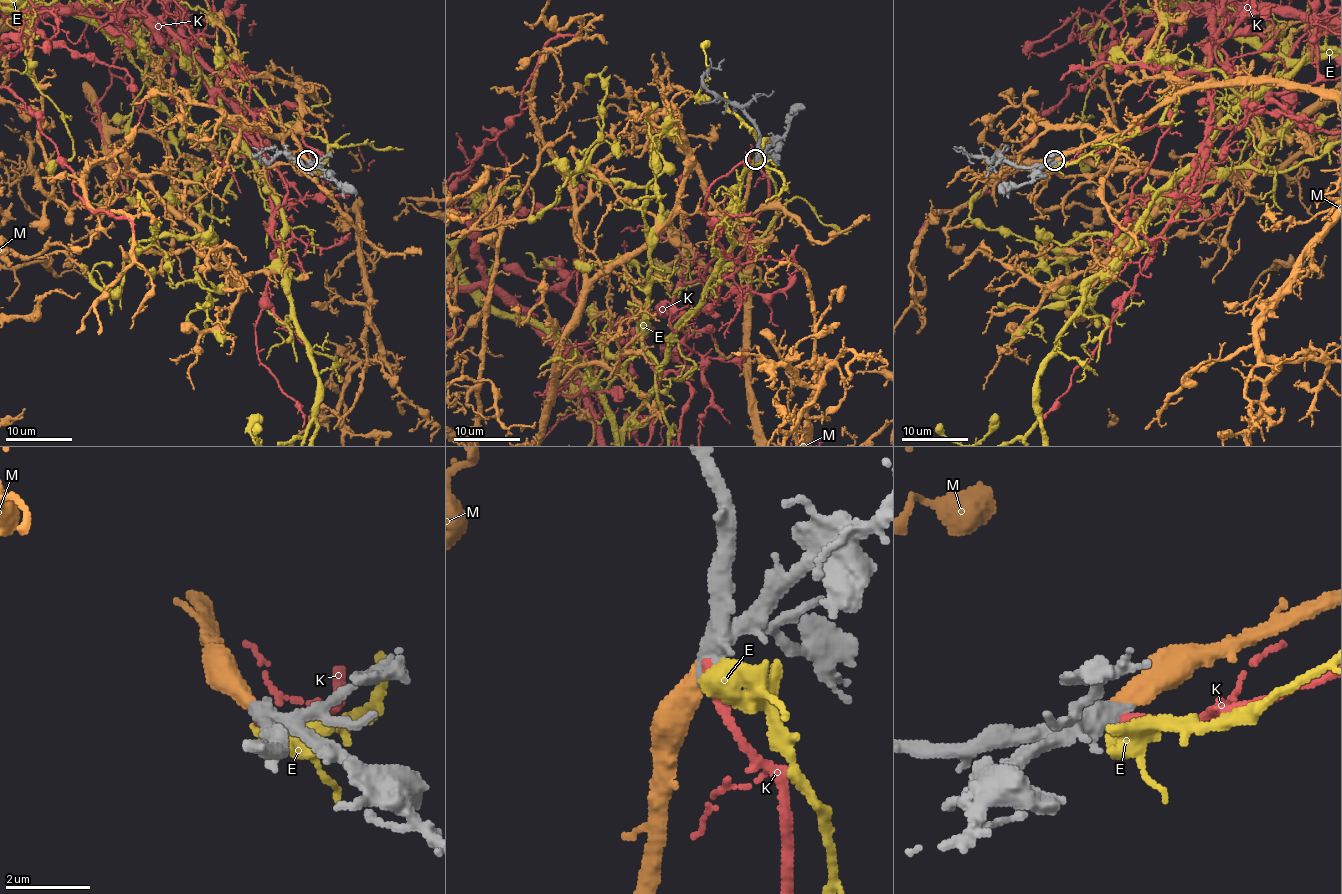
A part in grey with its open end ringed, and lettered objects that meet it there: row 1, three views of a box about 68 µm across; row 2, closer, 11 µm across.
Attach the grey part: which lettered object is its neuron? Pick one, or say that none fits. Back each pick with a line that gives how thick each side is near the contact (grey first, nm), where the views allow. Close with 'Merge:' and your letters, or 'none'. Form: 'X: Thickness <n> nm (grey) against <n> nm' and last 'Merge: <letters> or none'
M: Thickness 400 nm (grey) against 400 nm
Merge: M

